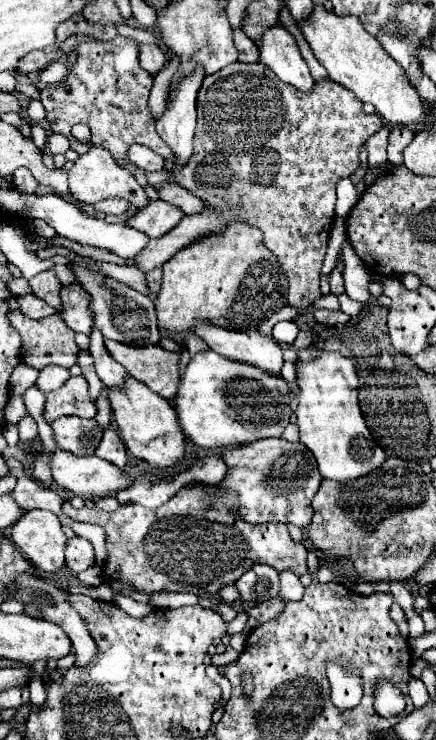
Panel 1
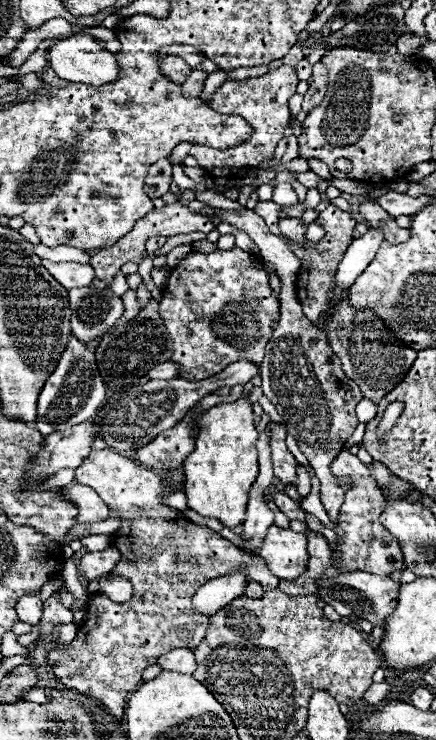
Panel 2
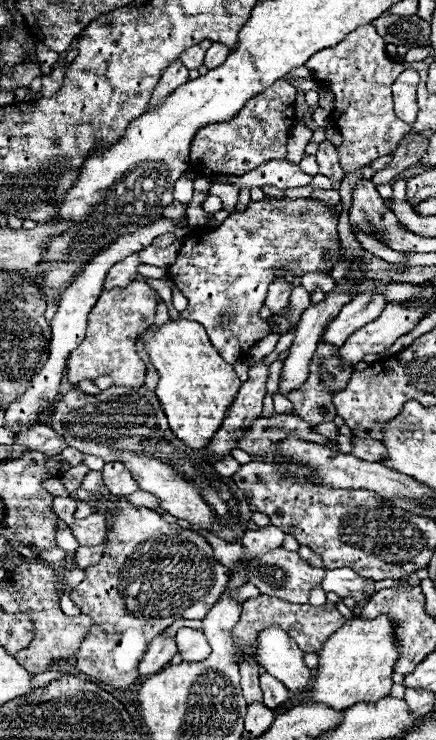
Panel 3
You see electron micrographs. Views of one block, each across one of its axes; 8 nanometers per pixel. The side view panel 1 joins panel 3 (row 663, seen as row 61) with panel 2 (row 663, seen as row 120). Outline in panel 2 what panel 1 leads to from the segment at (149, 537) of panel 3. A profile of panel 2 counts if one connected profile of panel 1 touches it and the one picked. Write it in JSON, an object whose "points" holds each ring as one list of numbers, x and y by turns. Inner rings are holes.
{"points":[[110,448,106,450,94,450,82,466,76,468,76,482,94,488,100,498,108,504,110,510,116,510,120,514,122,526,114,534,114,544,120,548,122,558,114,566,112,572,118,576,124,576,132,582,134,594,132,600,126,604,116,604,108,600,106,596,92,596,88,602,88,614,86,620,80,624,78,634,74,642,62,652,62,650,50,650,48,652,48,664,52,666,54,676,70,690,78,690,84,696,96,698,102,706,108,708,112,716,122,722,124,718,124,706,126,698,136,690,136,686,142,680,142,672,156,664,158,656,168,652,168,648,192,648,196,650,200,642,204,640,206,628,208,628,208,618,198,614,192,608,192,596,198,592,202,584,206,584,212,578,224,576,230,570,244,570,248,572,248,578,252,582,260,582,264,590,272,590,278,586,278,578,268,572,268,566,264,560,252,560,254,556,246,556,236,548,232,542,224,540,222,536,214,534,210,528,192,524,190,520,184,518,180,510,174,510,170,506,160,504,160,496,172,492,168,484,162,482,160,476,156,476,152,470,140,468,134,460,120,456,112,452]]}

